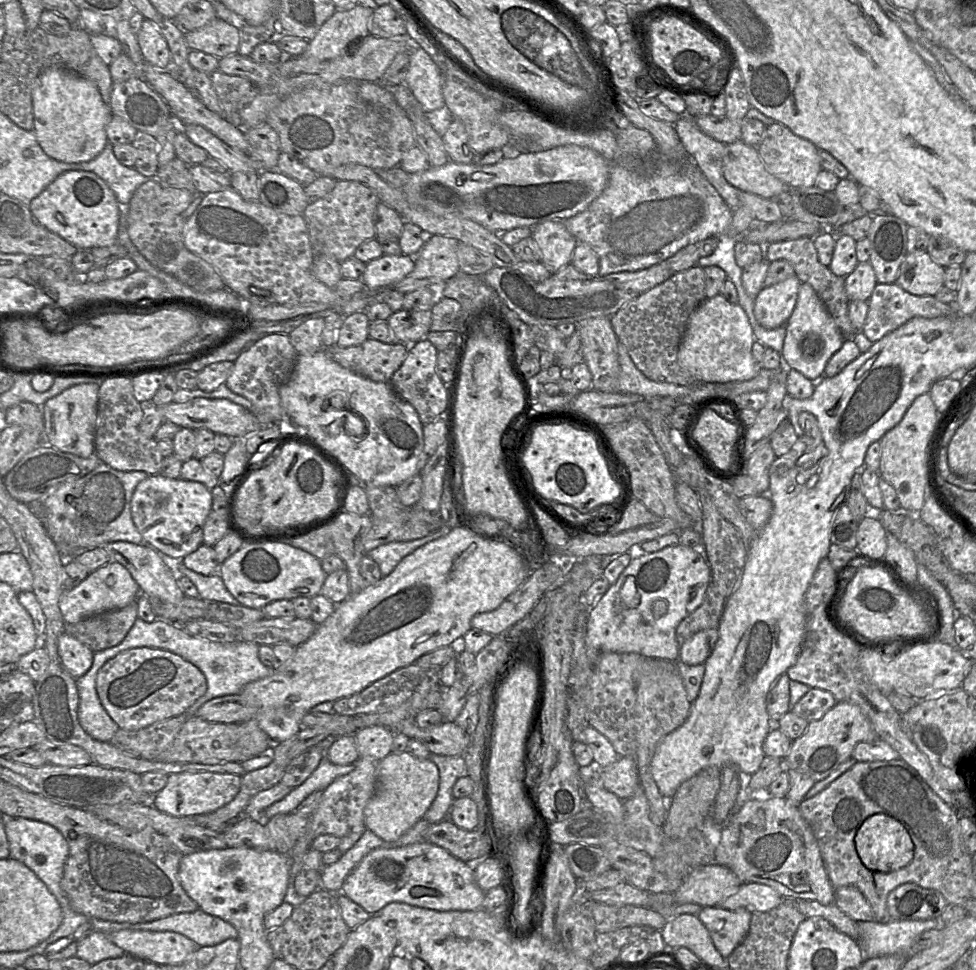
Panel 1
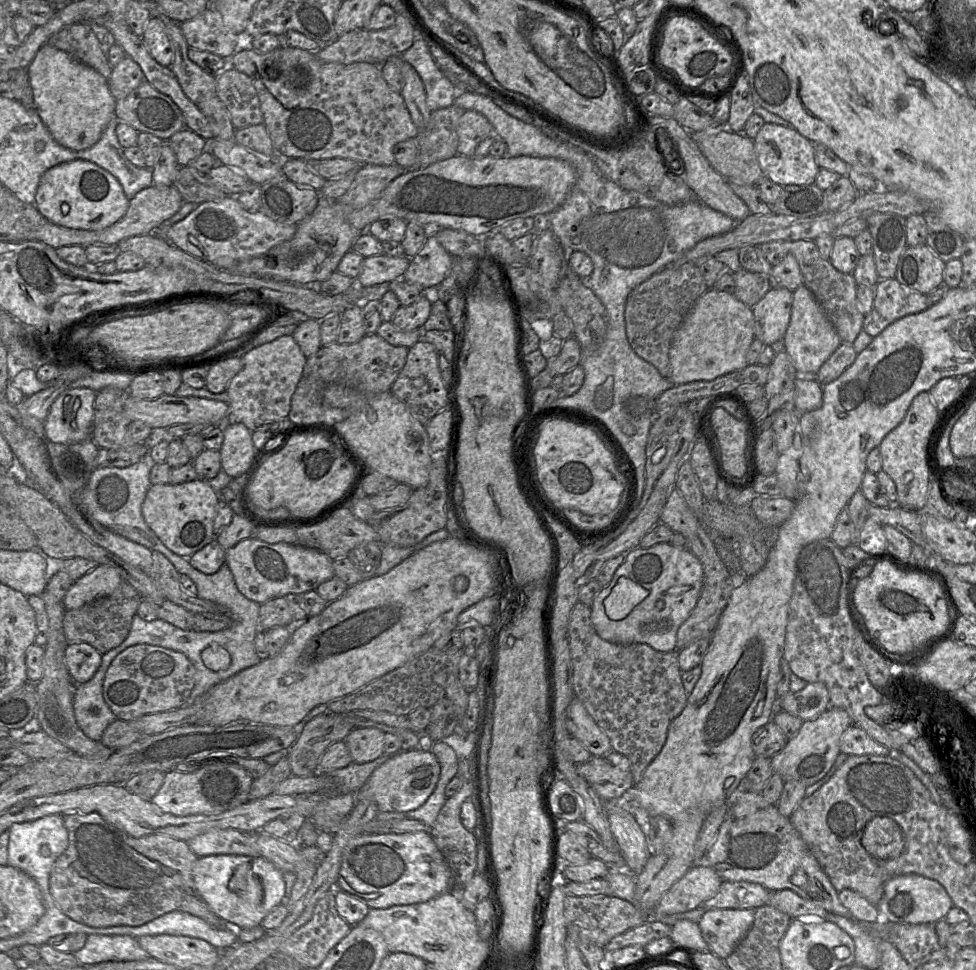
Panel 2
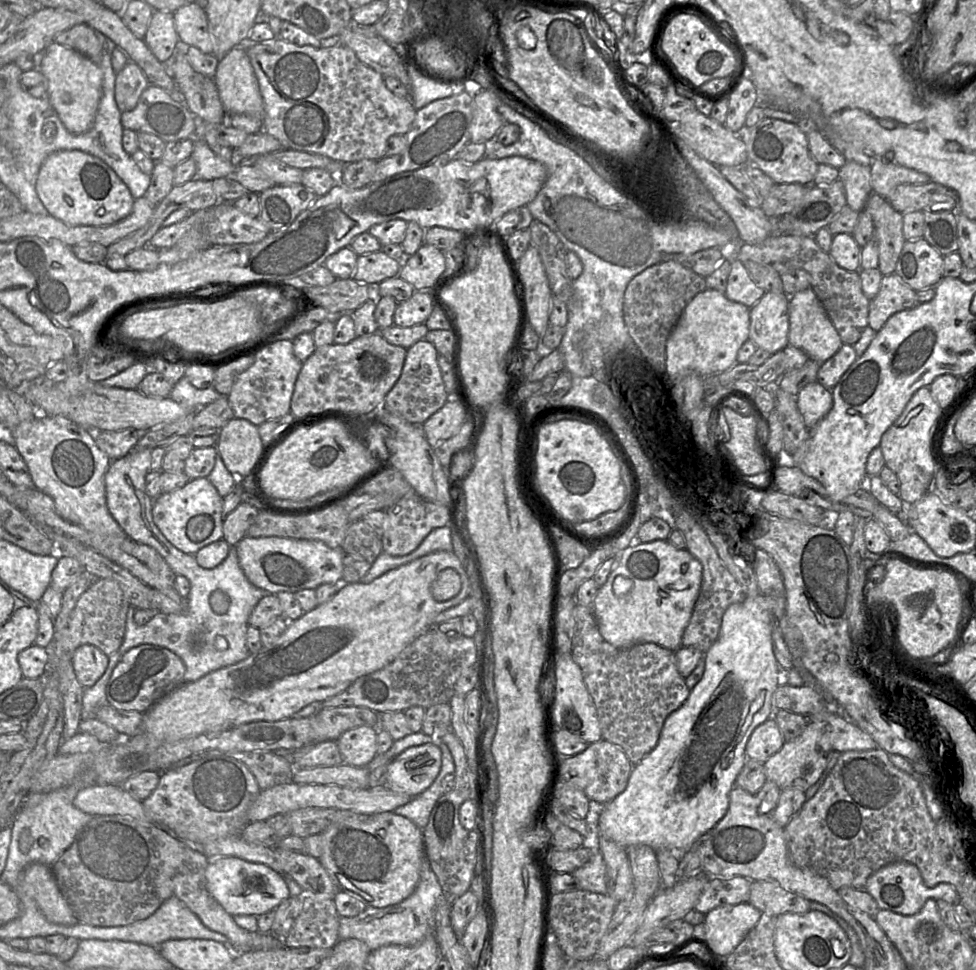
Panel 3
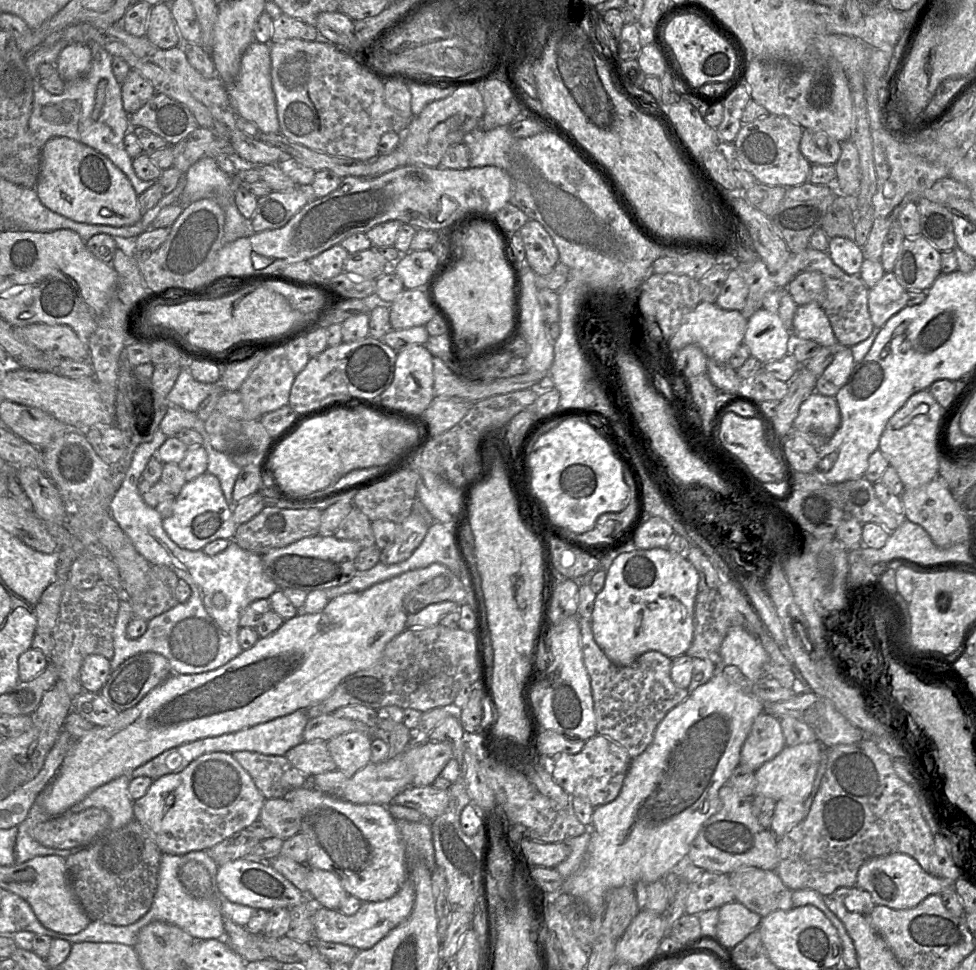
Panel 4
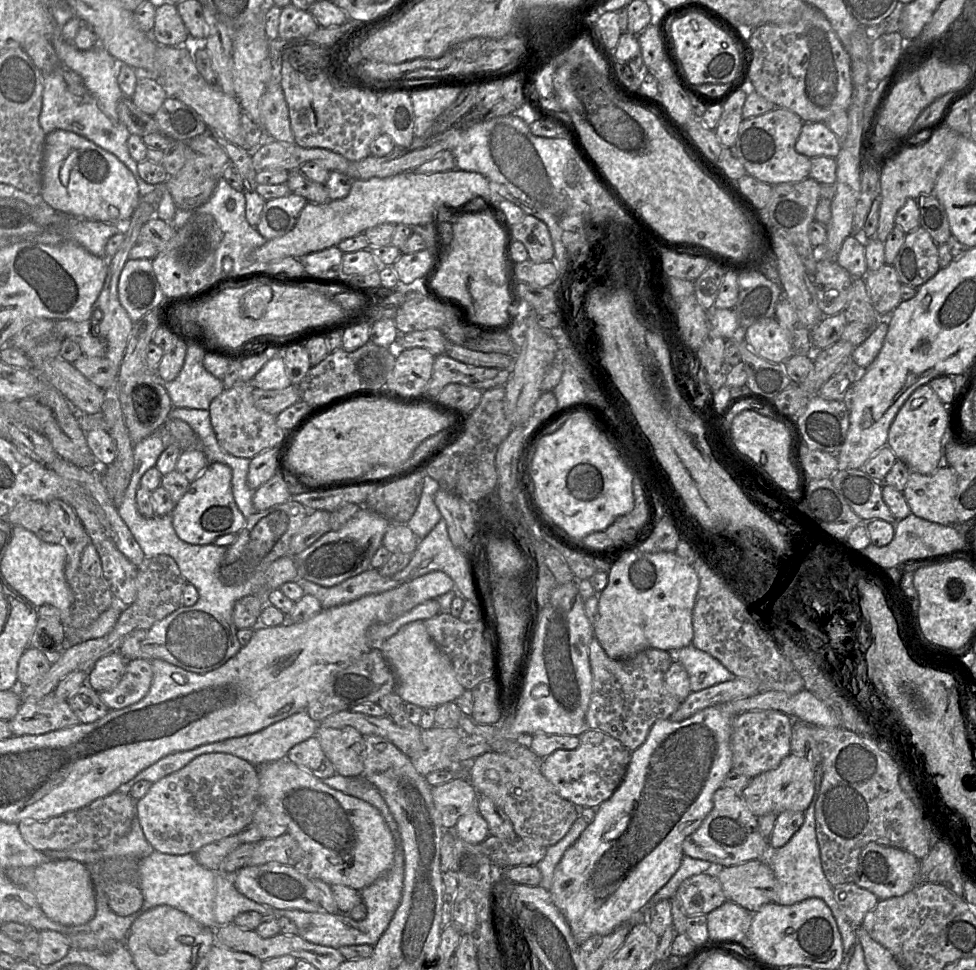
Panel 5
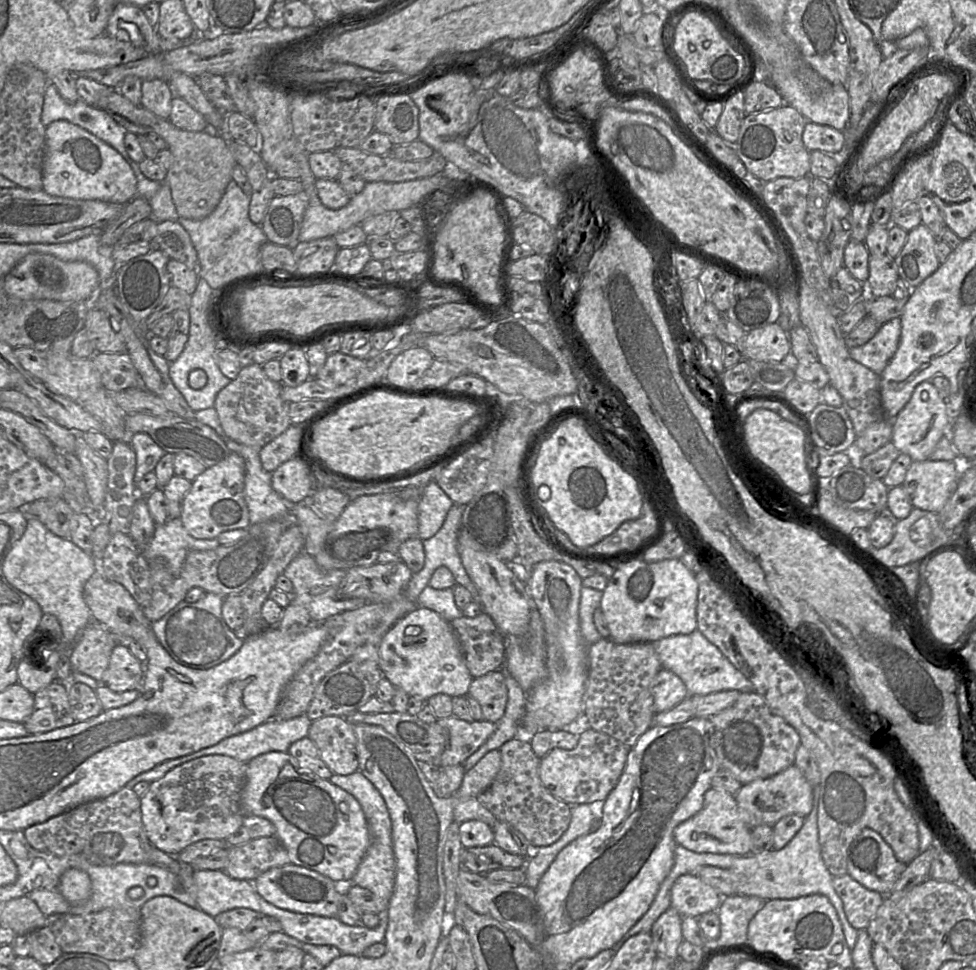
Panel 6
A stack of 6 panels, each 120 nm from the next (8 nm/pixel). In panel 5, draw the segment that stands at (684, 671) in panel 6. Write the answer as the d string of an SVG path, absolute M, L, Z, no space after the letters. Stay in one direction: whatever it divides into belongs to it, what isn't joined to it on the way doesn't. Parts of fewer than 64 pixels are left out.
M692 644L678 651L667 652L672 654L672 662L680 662L686 669L692 692L698 692L736 678L717 659L695 648Z

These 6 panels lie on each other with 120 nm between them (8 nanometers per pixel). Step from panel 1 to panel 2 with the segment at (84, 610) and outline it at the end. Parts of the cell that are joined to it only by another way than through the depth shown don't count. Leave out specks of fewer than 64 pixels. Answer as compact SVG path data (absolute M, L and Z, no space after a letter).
M98 565L77 579L65 594L65 610L73 610L102 597L113 594L123 582L119 570L111 565Z

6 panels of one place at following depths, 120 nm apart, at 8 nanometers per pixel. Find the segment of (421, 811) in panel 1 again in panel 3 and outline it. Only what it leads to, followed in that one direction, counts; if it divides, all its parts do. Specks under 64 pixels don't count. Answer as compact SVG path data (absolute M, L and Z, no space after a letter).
M436 743L410 747L388 764L385 786L394 792L417 797L435 781L441 764L442 753Z

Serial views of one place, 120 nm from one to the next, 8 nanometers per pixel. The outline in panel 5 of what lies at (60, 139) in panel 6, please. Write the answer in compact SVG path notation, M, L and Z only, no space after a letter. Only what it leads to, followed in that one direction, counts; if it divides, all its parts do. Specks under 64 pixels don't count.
M54 130L46 136L40 196L66 217L109 224L127 223L140 197L134 175L115 155L65 130Z

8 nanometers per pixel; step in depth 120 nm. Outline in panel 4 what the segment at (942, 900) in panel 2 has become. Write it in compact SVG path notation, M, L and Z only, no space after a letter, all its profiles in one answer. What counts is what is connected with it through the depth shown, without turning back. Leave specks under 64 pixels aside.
M893 853L865 861L858 871L856 887L868 891L875 905L884 905L892 909L909 909L916 907L929 895L955 890L955 881L930 875L907 854Z

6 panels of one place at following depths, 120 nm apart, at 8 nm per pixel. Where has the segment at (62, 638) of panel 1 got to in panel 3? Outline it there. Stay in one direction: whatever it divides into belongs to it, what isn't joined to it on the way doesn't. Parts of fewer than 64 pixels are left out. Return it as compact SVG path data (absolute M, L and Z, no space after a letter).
M84 644L74 651L71 662L78 682L83 688L88 688L104 674L108 656L97 647Z

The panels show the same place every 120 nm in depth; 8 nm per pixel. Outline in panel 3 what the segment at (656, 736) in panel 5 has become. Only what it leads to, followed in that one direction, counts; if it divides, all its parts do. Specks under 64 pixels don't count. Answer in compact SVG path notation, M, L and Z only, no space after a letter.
M765 595L746 597L742 603L734 603L725 611L719 635L712 647L704 653L705 669L701 680L690 691L684 703L670 713L662 726L656 746L632 767L626 788L613 800L601 807L595 807L594 821L599 832L606 838L626 848L632 845L647 845L652 849L667 849L682 856L690 850L701 837L711 830L726 814L729 806L729 794L735 786L736 777L743 768L746 756L746 744L753 730L768 719L774 719L775 709L772 695L782 679L782 671L776 661L772 646L772 631L774 628L773 600Z

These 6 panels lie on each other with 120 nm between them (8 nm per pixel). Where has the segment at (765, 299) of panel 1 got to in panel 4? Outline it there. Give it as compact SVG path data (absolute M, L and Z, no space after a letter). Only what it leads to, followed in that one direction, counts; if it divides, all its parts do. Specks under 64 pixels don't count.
M761 308L748 319L743 342L751 356L766 364L790 352L793 336L776 314Z

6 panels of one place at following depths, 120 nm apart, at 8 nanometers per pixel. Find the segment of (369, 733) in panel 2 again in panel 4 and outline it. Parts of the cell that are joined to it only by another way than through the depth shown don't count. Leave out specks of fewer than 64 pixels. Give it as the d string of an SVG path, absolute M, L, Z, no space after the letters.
M351 731L326 743L337 769L351 777L371 762L372 739L367 733Z

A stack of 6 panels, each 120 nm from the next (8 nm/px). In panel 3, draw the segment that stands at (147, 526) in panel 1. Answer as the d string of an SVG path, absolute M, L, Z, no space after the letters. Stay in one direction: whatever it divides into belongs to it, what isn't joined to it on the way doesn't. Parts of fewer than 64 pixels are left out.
M207 477L190 479L188 483L175 491L161 493L153 501L152 516L155 525L165 538L180 551L195 555L201 548L223 538L223 498Z

